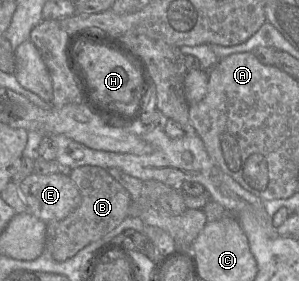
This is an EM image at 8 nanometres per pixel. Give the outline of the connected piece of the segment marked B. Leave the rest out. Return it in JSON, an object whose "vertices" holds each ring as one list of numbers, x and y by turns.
{"vertices":[[84,165,72,169,69,176,81,194,81,203,64,219,46,223,45,247,57,262,72,258,85,246,101,239,117,227,128,217,131,204,129,192,108,173,107,169]]}

